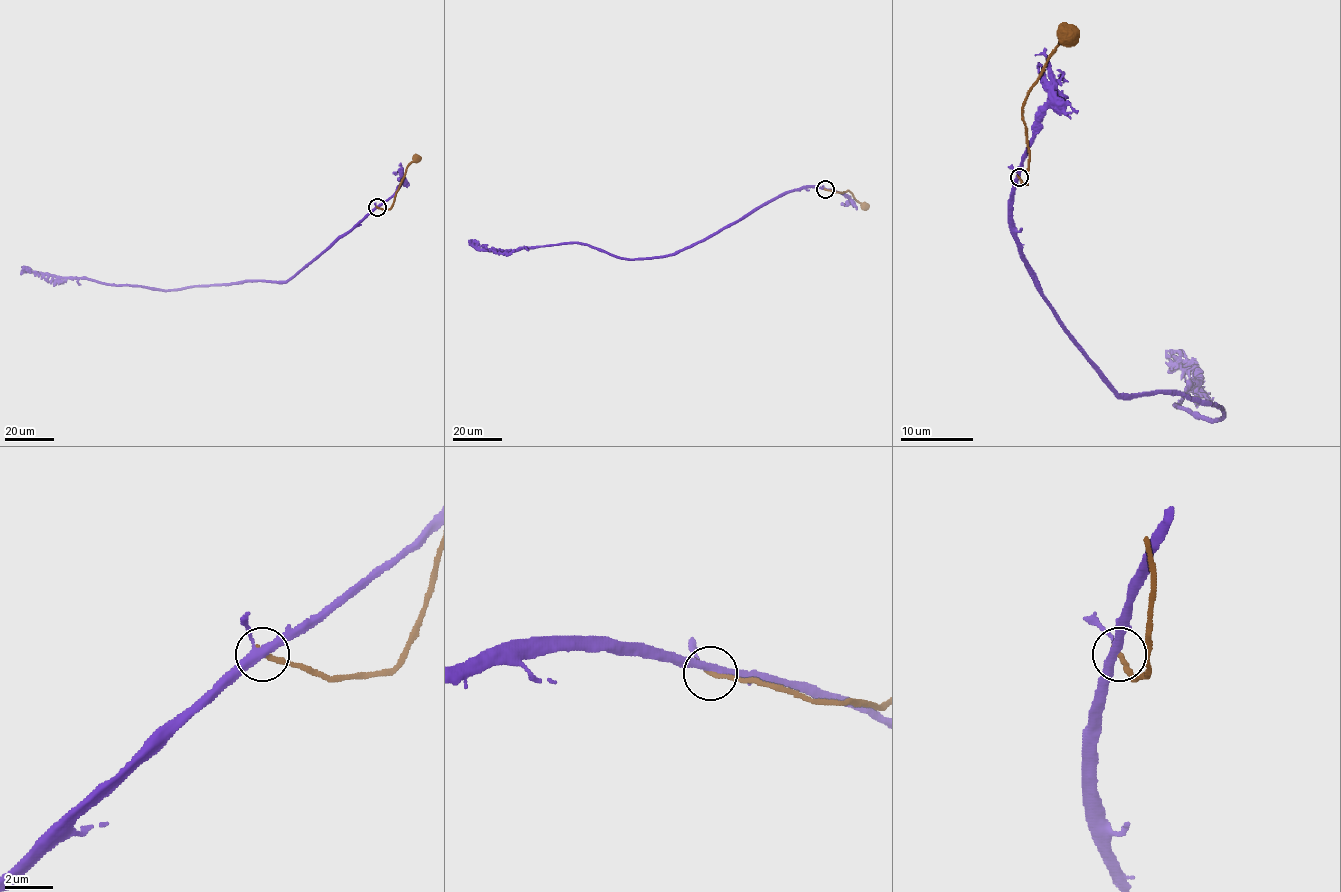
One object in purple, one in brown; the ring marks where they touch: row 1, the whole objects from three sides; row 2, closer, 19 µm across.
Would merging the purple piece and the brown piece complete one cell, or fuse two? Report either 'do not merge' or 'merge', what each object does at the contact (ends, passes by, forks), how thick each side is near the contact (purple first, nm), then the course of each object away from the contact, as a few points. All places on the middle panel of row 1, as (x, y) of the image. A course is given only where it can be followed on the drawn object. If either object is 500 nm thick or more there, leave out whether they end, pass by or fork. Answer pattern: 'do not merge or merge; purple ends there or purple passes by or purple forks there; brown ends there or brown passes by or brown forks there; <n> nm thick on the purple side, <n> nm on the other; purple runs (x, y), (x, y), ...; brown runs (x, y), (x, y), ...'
do not merge; purple forks there; brown ends there; 300 nm thick on the purple side, 220 nm on the other; purple runs (824, 189), (785, 192), (663, 256), (616, 257), (576, 242), (487, 251), (468, 240); brown runs (824, 189), (849, 190), (867, 208)

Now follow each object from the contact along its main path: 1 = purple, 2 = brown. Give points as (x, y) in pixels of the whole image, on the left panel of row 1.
1: (376, 207), (293, 276), (281, 281), (243, 281), (168, 290), (28, 272), (20, 274)
2: (376, 207), (391, 207), (407, 167), (419, 157)

